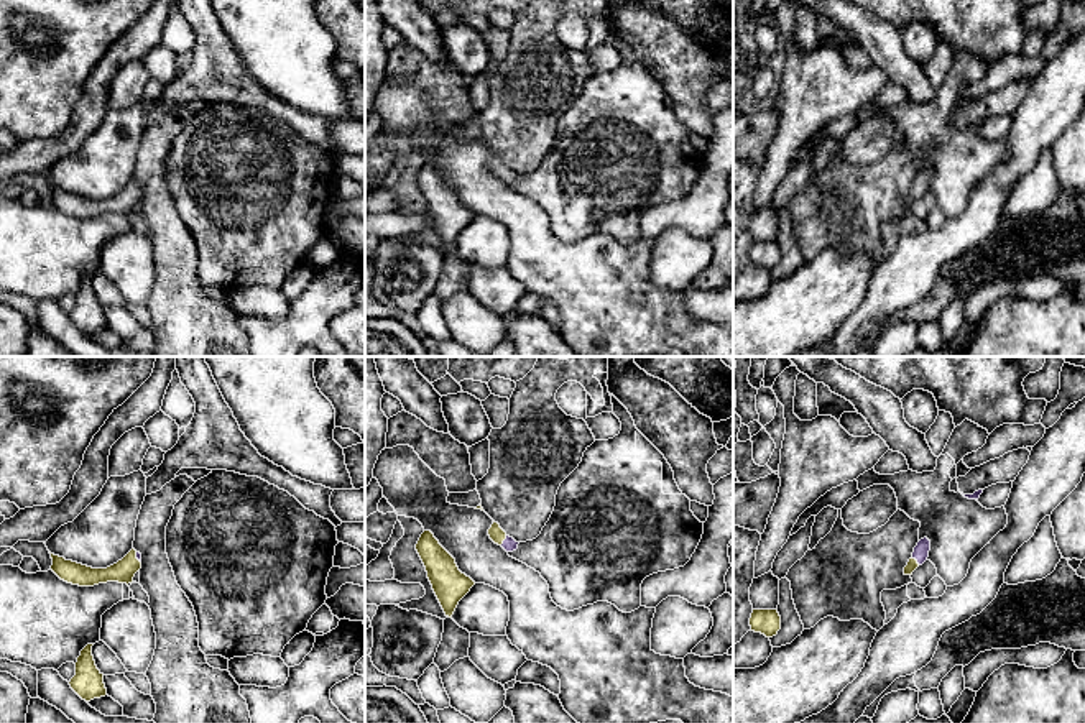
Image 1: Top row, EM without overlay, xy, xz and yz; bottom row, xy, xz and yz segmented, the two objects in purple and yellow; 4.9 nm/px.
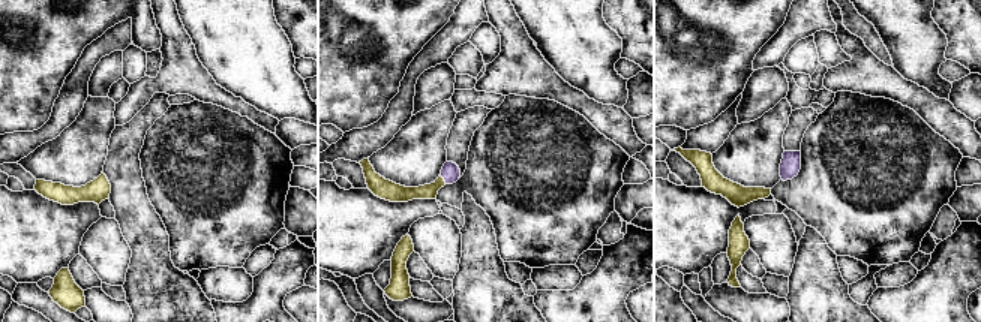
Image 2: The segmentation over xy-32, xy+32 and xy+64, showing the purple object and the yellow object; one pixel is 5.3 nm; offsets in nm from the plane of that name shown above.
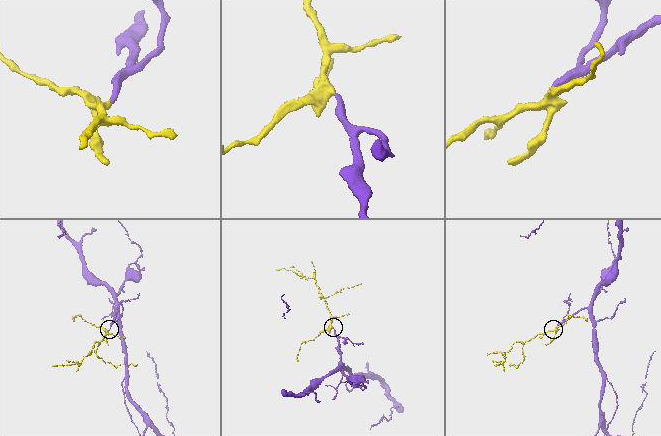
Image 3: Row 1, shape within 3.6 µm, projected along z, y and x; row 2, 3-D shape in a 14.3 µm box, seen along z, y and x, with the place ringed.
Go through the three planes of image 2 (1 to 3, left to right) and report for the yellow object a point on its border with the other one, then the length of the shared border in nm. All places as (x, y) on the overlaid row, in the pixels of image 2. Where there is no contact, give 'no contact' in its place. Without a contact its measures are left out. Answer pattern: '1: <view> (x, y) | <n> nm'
1: no contact
2: xy+32 (443, 177) | 70 nm
3: no contact

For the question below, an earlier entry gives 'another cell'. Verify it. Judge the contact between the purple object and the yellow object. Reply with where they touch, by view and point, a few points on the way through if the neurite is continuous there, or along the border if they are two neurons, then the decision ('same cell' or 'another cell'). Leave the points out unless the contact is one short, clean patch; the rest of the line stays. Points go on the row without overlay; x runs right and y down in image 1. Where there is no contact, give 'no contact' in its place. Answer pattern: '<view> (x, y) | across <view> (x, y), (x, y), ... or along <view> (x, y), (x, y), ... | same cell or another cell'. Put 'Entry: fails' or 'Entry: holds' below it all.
xz (503, 173) | across xz (510, 176), (503, 173), (497, 166) | same cell
Entry: fails

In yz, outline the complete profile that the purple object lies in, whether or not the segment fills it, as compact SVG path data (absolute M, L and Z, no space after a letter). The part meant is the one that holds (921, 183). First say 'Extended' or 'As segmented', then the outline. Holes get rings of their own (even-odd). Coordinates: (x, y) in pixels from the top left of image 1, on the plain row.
Extended. M927 169L921 171L914 179L912 189L904 199L904 207L912 207L912 204L927 192L929 182L930 182L930 173Z

